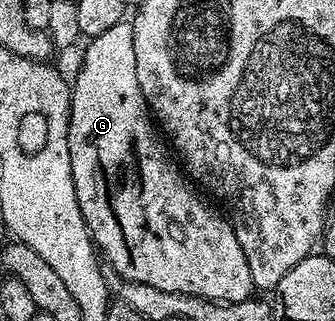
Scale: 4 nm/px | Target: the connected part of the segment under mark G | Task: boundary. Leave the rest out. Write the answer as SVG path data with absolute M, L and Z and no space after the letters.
M123 22L112 26L105 34L93 37L87 44L90 45L87 46L86 53L82 56L82 65L78 68L78 77L72 80L70 89L68 150L72 162L72 178L74 179L76 198L80 202L80 210L84 219L86 219L88 230L94 238L99 253L104 257L105 263L109 267L115 268L125 280L140 282L144 286L156 286L156 290L168 290L169 292L179 292L189 296L199 296L205 300L217 300L220 304L235 304L251 299L256 292L252 282L252 270L248 270L244 250L240 250L240 242L236 242L236 234L232 230L229 219L183 175L177 163L174 165L170 161L170 156L172 157L171 149L168 147L167 141L160 135L159 129L152 119L150 107L146 104L144 94L136 82L136 46L134 45L133 23Z

